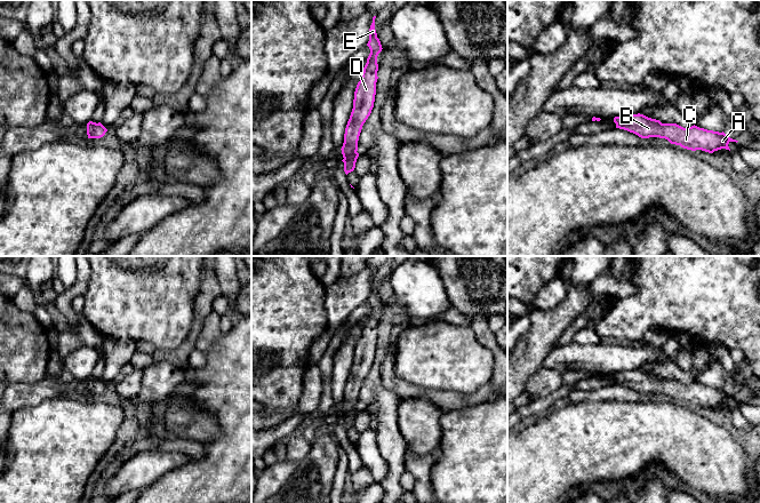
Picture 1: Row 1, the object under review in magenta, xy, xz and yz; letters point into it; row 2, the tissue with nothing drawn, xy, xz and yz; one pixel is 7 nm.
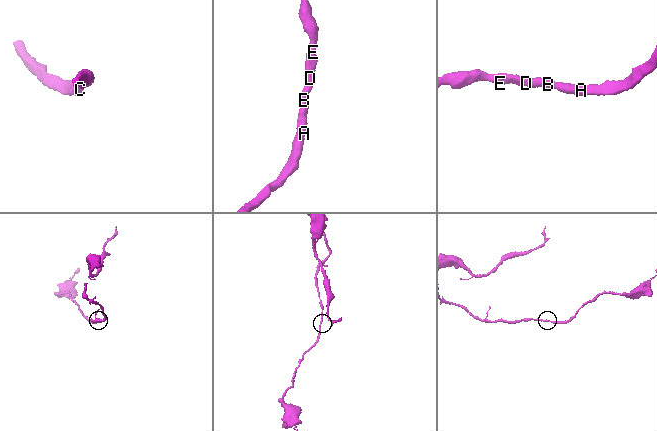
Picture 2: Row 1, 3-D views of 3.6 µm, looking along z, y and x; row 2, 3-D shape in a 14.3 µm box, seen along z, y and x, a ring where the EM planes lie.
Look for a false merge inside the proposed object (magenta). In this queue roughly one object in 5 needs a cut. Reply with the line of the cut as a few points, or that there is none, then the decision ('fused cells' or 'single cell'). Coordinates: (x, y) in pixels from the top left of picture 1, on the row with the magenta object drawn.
no cut | single cell

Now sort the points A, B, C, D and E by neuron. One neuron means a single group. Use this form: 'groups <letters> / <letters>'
groups A B C D E

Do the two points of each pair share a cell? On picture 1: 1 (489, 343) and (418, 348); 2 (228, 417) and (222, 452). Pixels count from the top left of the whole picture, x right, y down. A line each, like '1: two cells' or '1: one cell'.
1: two cells
2: one cell

